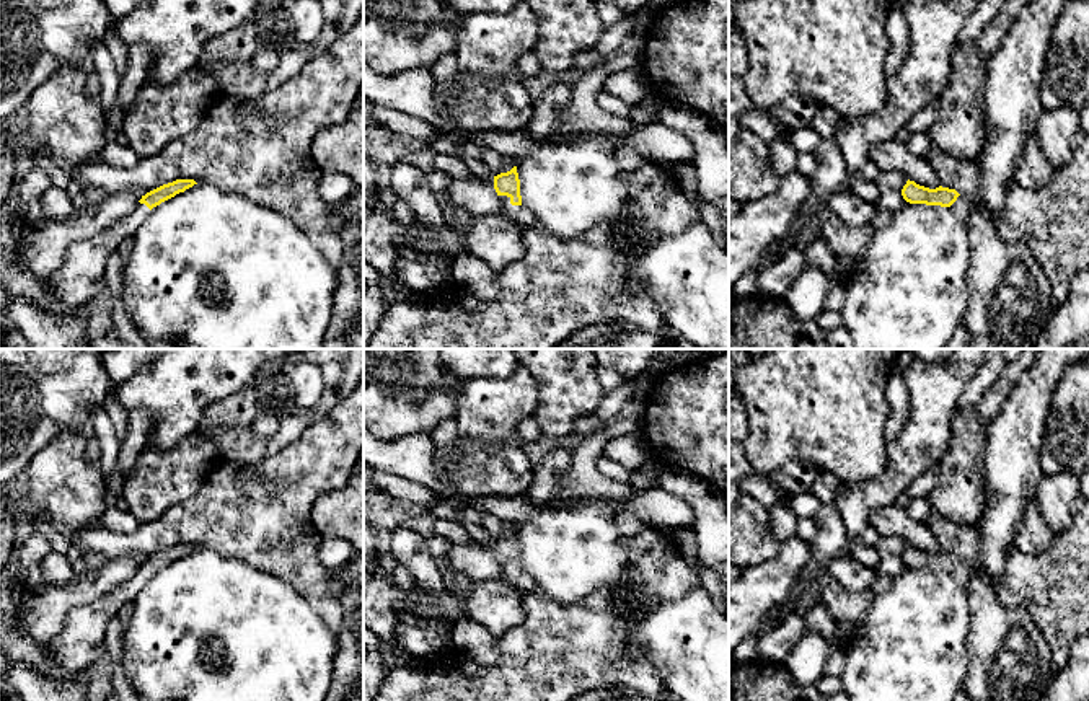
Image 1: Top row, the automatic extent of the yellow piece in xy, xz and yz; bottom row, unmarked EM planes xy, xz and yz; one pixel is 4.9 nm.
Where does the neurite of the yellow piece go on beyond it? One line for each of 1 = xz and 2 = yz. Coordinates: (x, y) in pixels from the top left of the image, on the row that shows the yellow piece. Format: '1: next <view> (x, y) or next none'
1: next xz (519, 214)
2: next yz (961, 207)

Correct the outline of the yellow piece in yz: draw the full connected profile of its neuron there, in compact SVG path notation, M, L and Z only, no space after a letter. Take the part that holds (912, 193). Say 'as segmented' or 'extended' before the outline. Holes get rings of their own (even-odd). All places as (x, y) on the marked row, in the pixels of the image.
extended; M908 179L902 189L902 196L910 204L949 207L963 225L968 222L972 204L955 189L942 186L929 189Z

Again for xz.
extended; M517 166L494 176L494 189L500 199L500 212L520 227L535 225L535 215L522 205Z

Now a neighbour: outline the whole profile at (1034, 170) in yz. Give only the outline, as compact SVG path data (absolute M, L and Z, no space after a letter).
M1035 132L1027 137L1024 155L1017 165L1014 178L1025 189L1043 187L1053 168L1042 153Z

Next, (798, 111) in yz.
M791 96L763 114L783 122L789 130L794 130L809 127L817 108L817 103L809 96Z

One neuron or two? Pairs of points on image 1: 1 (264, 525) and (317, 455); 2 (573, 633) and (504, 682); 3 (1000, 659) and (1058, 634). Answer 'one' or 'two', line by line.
1: one
2: one
3: two

